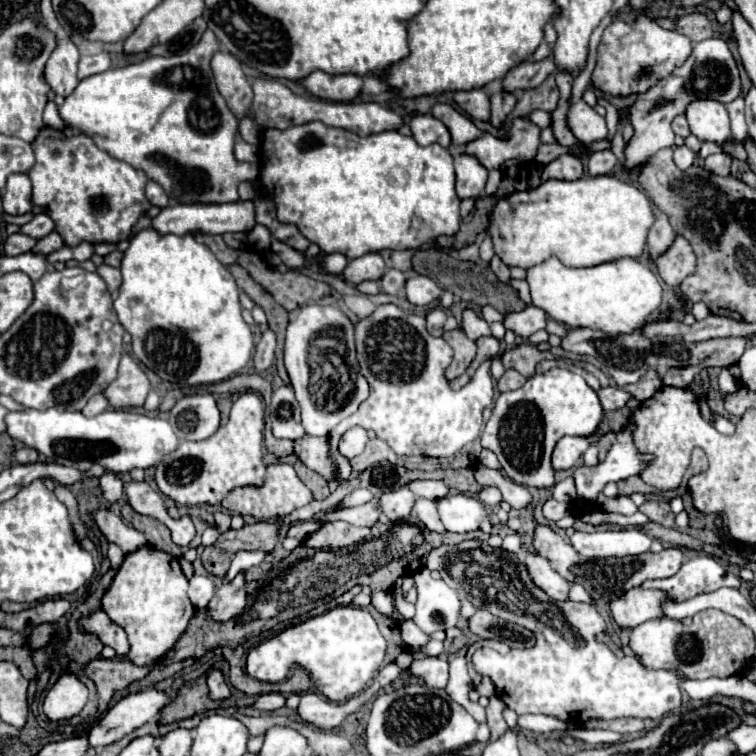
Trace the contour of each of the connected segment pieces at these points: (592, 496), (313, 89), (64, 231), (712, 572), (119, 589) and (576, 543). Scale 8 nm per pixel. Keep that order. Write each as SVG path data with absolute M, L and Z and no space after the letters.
M628 422L620 432L610 448L604 462L598 466L580 466L574 472L576 480L577 498L590 500L590 504L596 504L598 494L604 490L608 482L618 482L627 479L628 476L638 476L652 460L652 454L638 452L634 444L632 433L635 424Z
M316 70L308 78L304 78L302 84L316 98L332 100L332 102L348 102L360 94L362 78L354 76L354 74L330 76L326 72Z
M42 128L32 146L36 154L36 164L28 172L32 180L32 202L36 206L48 206L48 214L64 244L126 240L136 220L150 208L144 196L146 174L110 158L90 136L78 134L68 138L62 130Z
M696 556L680 566L680 572L662 580L646 580L644 588L666 590L678 602L694 598L702 592L714 592L722 586L740 588L740 578L732 574L730 568L718 564L712 556Z
M148 544L124 556L120 570L102 596L102 610L112 618L112 622L126 630L130 642L128 660L132 664L148 666L160 662L182 636L196 612L186 596L186 590L188 580L174 556Z
M622 528L622 530L574 532L570 544L584 558L608 558L608 556L622 558L648 552L652 538L636 528Z

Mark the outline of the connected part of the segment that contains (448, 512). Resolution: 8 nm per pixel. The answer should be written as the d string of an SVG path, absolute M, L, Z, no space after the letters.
M448 494L436 502L436 510L448 532L472 532L486 520L486 508L474 496Z

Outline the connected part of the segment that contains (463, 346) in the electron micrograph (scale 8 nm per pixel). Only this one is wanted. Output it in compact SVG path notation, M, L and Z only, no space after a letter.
M456 328L452 332L444 332L442 336L454 350L454 360L446 370L446 378L454 380L456 376L464 374L464 370L470 366L470 362L476 356L476 344L472 340L468 340L468 336L464 334L462 328Z

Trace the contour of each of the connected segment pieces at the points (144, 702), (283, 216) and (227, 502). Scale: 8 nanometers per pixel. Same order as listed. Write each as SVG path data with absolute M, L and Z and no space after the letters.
M154 688L142 690L138 694L128 694L120 702L116 702L106 716L90 730L88 748L110 746L122 740L132 730L140 728L150 720L160 718L160 710L170 702L166 692L158 692Z
M308 122L300 126L292 126L288 130L264 130L262 136L262 178L260 186L272 200L276 202L278 208L278 220L286 224L296 224L298 230L314 244L320 246L322 252L334 254L340 252L346 258L360 258L368 252L380 252L380 250L416 250L422 244L434 242L438 236L454 236L460 230L460 198L454 190L454 166L452 166L452 154L442 148L440 144L430 144L430 146L420 146L412 136L402 136L396 130L372 134L372 136L358 136L354 132L342 130L342 128L330 128L324 126L322 122Z
M272 464L266 468L266 478L260 488L234 488L224 498L222 508L232 514L242 514L244 518L254 520L276 520L282 516L288 516L296 508L306 506L312 502L312 492L306 488L306 484L296 476L294 468L290 464Z

